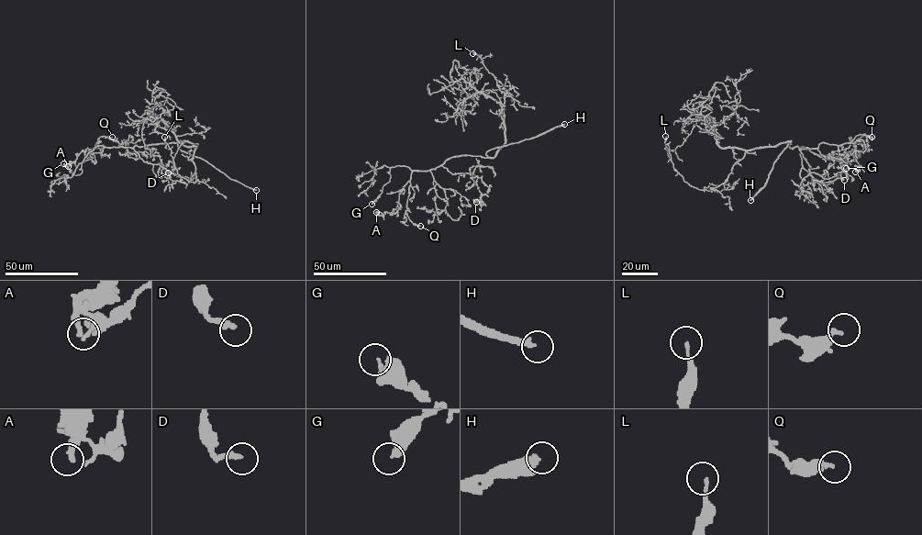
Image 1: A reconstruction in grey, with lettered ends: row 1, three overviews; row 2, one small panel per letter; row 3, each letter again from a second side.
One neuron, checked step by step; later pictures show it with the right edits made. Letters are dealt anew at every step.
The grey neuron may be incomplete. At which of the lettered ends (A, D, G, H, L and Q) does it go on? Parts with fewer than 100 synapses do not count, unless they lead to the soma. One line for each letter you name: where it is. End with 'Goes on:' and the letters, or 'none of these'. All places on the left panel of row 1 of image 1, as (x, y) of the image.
H: place (256, 190)
Goes on: H

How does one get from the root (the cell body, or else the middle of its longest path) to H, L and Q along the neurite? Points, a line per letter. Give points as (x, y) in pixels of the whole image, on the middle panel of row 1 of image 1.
H: (493, 157), (488, 157), (486, 152), (532, 139), (564, 124)
L: (493, 157), (505, 141), (504, 121), (500, 111), (504, 94), (479, 55), (472, 53)
Q: (493, 157), (459, 155), (449, 158), (435, 169), (413, 171), (405, 212), (414, 224), (420, 226)

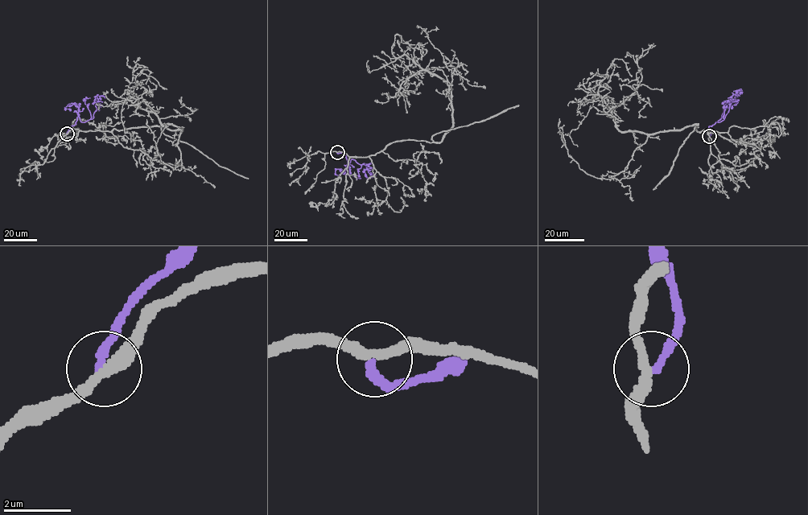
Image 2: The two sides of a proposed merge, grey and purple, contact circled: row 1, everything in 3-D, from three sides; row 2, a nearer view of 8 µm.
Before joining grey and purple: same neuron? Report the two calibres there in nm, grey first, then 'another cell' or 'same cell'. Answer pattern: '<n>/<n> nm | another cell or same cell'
300/240 nm | another cell

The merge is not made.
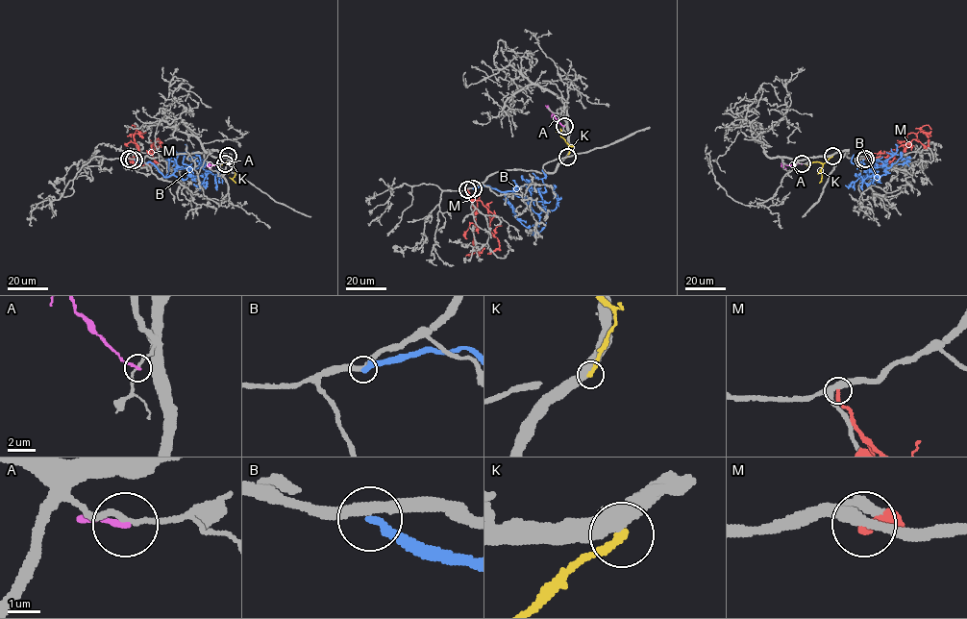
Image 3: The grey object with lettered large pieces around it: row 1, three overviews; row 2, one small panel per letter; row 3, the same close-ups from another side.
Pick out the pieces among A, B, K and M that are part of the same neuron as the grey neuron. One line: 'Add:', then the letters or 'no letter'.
Add: no letter

